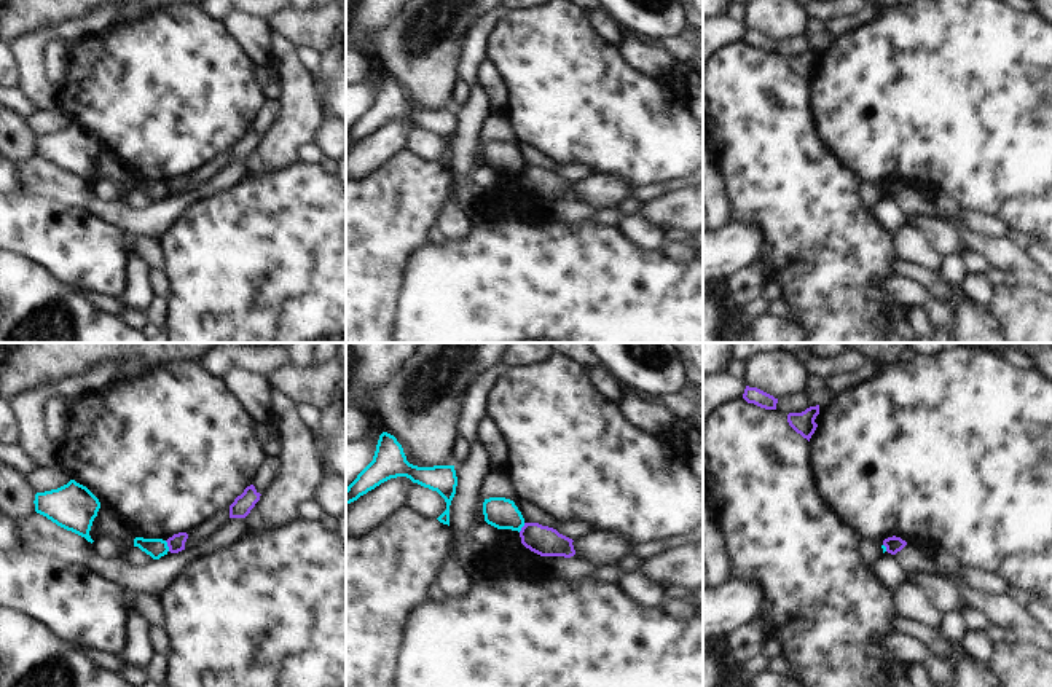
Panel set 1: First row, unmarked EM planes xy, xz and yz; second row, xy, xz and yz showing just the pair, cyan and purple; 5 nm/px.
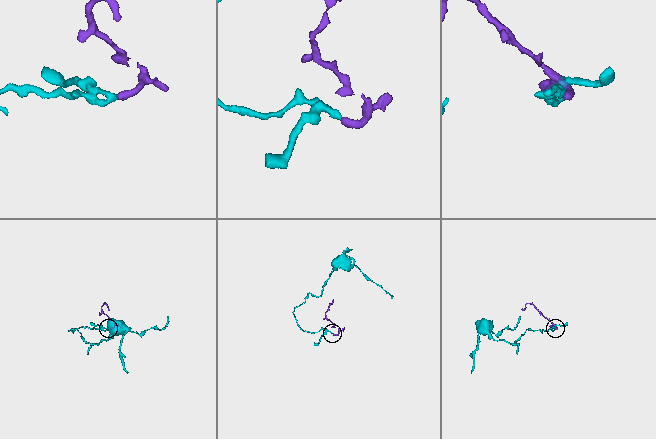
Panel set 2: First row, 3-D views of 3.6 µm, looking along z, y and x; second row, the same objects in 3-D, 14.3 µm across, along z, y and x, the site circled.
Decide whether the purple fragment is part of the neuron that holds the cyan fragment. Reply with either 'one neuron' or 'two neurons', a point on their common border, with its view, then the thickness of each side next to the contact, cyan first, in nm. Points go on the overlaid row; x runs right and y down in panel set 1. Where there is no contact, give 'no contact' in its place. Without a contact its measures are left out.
two neurons | xy (166, 545) | 100/90 nm

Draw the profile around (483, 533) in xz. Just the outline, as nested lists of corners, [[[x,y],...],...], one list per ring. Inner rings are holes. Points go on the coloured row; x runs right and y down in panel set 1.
[[[486,521],[475,524],[470,534],[483,547],[488,547],[499,539],[499,529]]]

